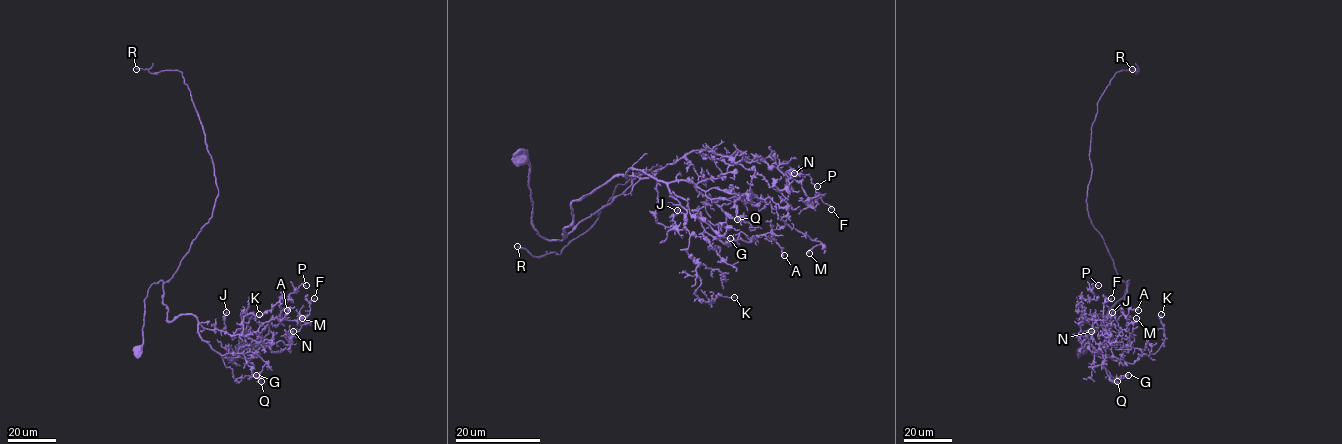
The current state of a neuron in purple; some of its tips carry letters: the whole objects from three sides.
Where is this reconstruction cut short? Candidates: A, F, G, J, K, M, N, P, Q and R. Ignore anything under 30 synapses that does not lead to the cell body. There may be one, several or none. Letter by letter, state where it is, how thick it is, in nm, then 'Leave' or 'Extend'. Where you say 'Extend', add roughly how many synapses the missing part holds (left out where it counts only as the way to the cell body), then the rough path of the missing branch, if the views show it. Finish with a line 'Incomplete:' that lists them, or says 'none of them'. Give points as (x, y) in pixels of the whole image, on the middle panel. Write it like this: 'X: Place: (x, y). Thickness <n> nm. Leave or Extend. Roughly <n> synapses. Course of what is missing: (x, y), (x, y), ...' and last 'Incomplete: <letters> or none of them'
A: Place: (784, 255). Thickness 190 nm. Leave
F: Place: (831, 209). Thickness 120 nm. Leave
G: Place: (730, 238). Thickness 160 nm. Leave
J: Place: (677, 210). Thickness 90 nm. Leave
K: Place: (734, 297). Thickness 110 nm. Leave
M: Place: (809, 253). Thickness 110 nm. Leave
N: Place: (794, 173). Thickness 140 nm. Leave
P: Place: (817, 186). Thickness 120 nm. Leave
Q: Place: (737, 219). Thickness 140 nm. Leave
R: Place: (517, 246). Thickness 180 nm. Extend. Roughly 35 synapses
Incomplete: R

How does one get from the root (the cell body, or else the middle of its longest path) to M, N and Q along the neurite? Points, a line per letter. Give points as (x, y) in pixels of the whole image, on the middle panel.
M: (521, 158), (546, 239), (565, 237), (573, 201), (636, 168), (712, 199), (770, 198), (820, 243), (809, 253)
N: (521, 158), (531, 225), (546, 239), (565, 237), (573, 201), (695, 150), (778, 190), (794, 173)
Q: (521, 158), (531, 225), (546, 239), (565, 237), (573, 201), (630, 168), (746, 194), (737, 219)

